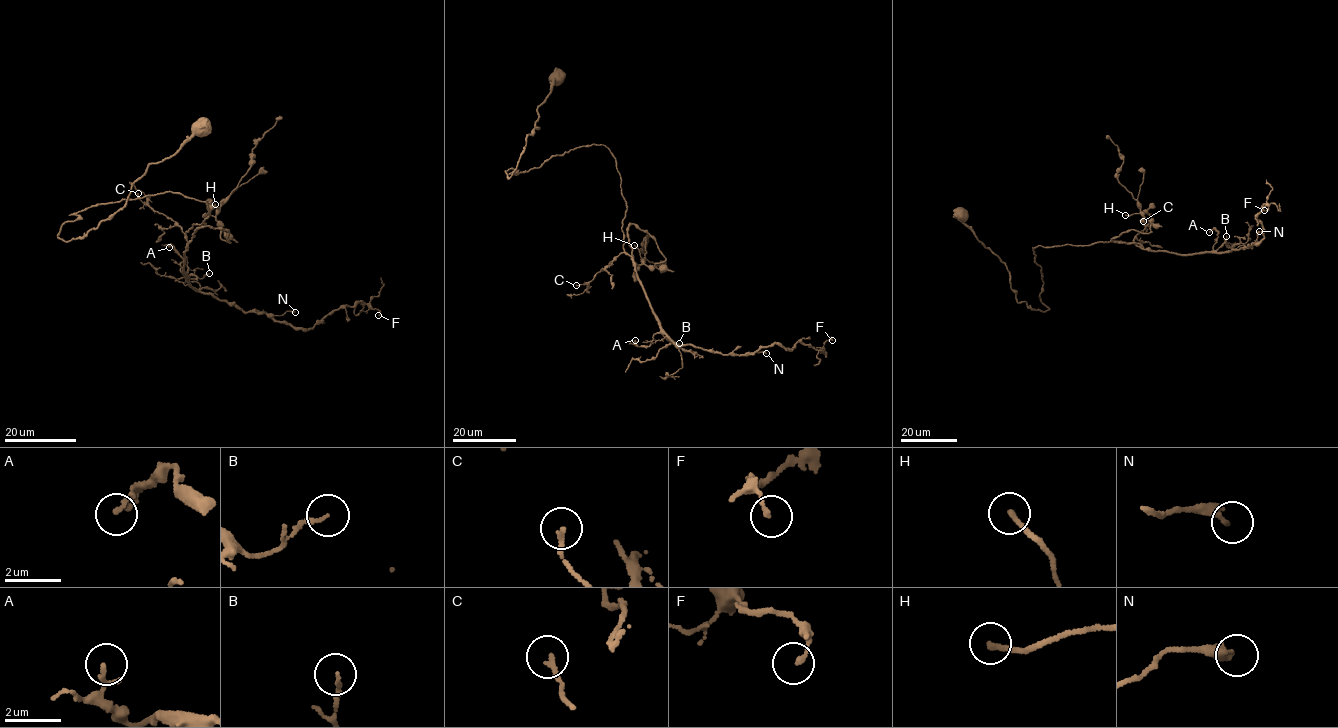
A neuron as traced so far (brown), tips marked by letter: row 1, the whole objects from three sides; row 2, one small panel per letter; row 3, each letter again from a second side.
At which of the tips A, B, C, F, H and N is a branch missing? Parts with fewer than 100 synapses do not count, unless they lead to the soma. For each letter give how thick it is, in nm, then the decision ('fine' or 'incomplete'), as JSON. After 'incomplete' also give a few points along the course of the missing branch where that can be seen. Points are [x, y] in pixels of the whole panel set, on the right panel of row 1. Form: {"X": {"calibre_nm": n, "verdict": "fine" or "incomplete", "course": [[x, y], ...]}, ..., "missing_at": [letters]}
{"A": {"calibre_nm": 110, "verdict": "fine"}, "B": {"calibre_nm": 140, "verdict": "fine"}, "C": {"calibre_nm": 170, "verdict": "fine"}, "F": {"calibre_nm": 150, "verdict": "fine"}, "H": {"calibre_nm": 200, "verdict": "fine"}, "N": {"calibre_nm": 170, "verdict": "fine"}, "missing_at": []}

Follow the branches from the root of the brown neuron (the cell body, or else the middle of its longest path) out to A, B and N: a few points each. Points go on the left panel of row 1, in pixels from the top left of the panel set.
A: (199, 129), (95, 229), (57, 236), (91, 206), (204, 202), (185, 279), (169, 247)
B: (199, 129), (95, 229), (57, 237), (91, 206), (173, 192), (209, 211), (185, 232), (182, 268), (209, 273)
N: (199, 129), (95, 229), (57, 237), (91, 206), (177, 193), (209, 211), (185, 232), (190, 284), (295, 312)

